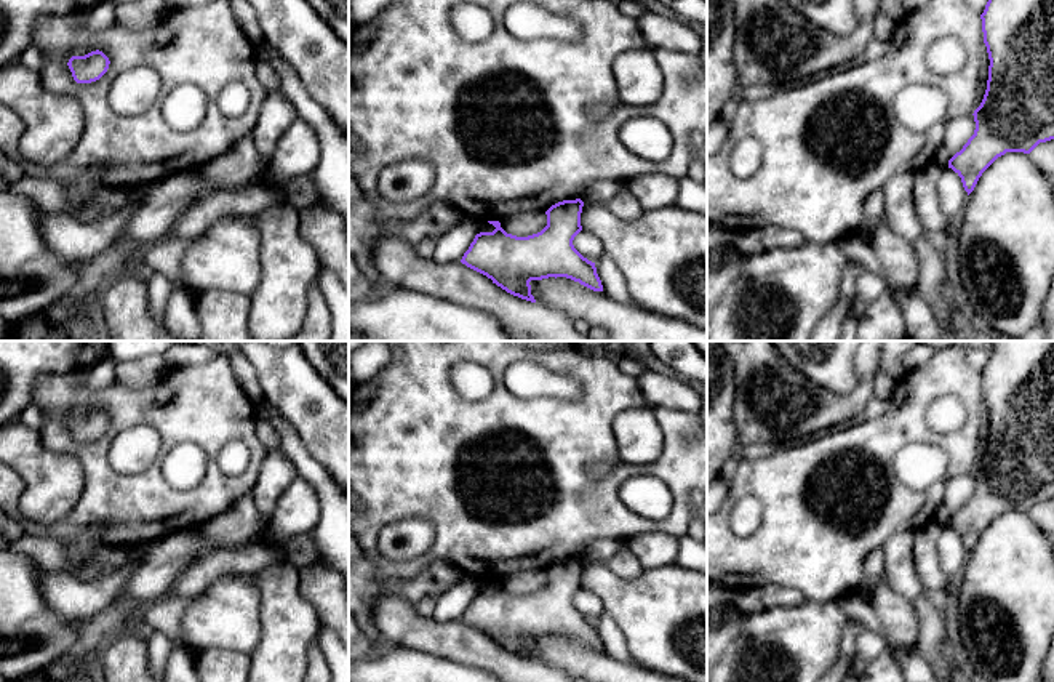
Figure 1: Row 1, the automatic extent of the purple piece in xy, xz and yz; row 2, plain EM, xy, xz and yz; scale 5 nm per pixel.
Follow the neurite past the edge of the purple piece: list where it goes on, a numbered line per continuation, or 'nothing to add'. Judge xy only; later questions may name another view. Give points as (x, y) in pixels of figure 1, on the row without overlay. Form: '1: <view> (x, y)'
nothing to add

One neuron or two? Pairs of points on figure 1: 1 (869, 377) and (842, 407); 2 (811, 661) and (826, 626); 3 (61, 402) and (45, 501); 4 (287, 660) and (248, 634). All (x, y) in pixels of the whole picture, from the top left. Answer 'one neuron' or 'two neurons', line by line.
1: one neuron
2: one neuron
3: two neurons
4: two neurons

